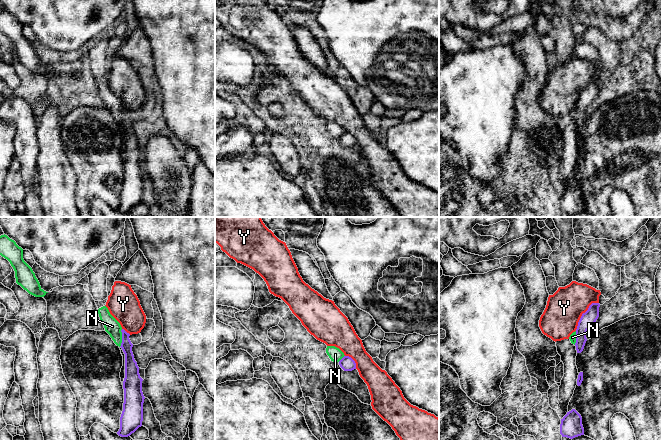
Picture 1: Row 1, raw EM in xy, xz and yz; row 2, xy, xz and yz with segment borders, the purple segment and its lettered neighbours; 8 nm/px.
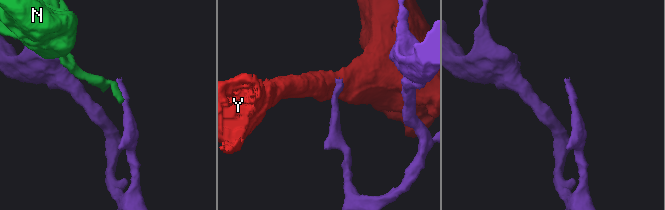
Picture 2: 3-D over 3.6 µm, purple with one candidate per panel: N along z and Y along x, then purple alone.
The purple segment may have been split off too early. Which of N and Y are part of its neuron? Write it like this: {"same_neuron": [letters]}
{"same_neuron": []}

